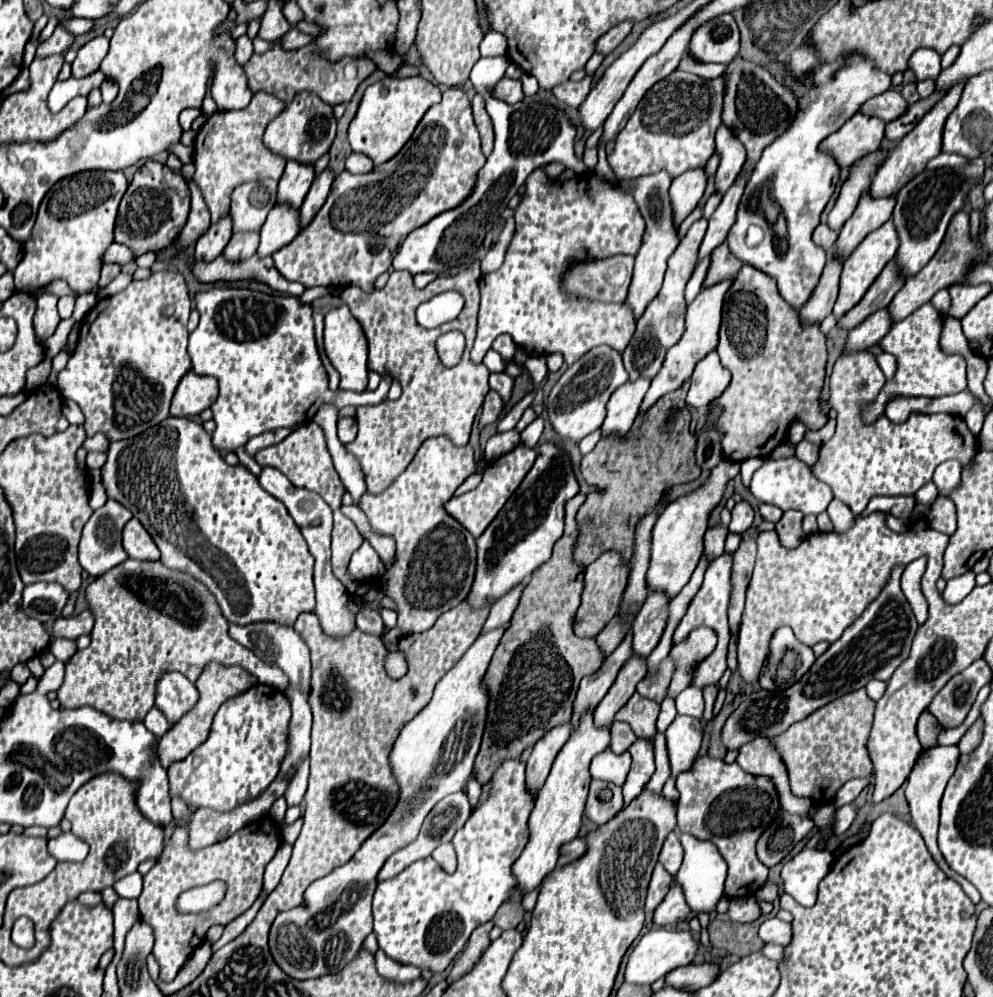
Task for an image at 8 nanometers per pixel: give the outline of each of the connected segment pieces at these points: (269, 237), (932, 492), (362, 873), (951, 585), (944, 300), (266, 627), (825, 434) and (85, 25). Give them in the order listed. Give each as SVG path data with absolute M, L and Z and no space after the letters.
M278 204L270 210L266 222L260 228L258 256L272 256L276 250L284 248L300 232L300 212L288 208L288 204Z
M932 482L924 484L924 488L920 488L920 490L916 492L916 500L922 502L922 504L930 504L930 502L934 502L936 496L938 496L938 488L936 488Z
M510 622L480 634L436 684L432 702L398 735L390 754L390 766L400 784L400 800L386 824L380 826L380 830L376 830L344 866L308 886L306 906L286 910L274 920L270 928L270 952L274 962L288 976L308 980L336 974L356 956L364 938L372 932L370 908L380 868L396 850L404 848L418 836L426 814L438 800L462 790L468 782L488 716L490 696L484 676L490 656L508 626Z
M970 570L970 572L962 574L960 578L948 580L946 590L942 592L944 600L946 600L948 604L958 604L958 602L962 602L962 600L972 592L972 588L976 586L976 580L974 580L974 578L976 578L976 574Z
M948 290L936 292L930 302L934 304L934 308L936 308L938 312L948 312L948 304L950 304L950 294L948 294Z
M256 622L239 626L230 624L229 634L238 640L242 646L250 648L260 660L268 664L276 664L284 670L290 678L290 688L286 696L292 704L292 720L290 720L290 754L286 756L288 764L300 764L300 758L310 752L310 728L312 728L312 714L308 708L308 692L310 692L310 652L304 640L294 632L292 626L284 626L278 622Z
M829 419L825 426L823 426L820 430L812 431L807 429L805 439L815 444L822 444L833 436L835 429L836 420Z
M70 18L70 20L62 20L60 24L64 24L66 28L70 28L70 32L72 32L72 34L84 34L84 32L90 32L90 28L94 26L94 20Z

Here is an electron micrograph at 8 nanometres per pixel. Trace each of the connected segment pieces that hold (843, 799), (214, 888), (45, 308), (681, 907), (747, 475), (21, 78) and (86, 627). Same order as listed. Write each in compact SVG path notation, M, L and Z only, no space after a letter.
M866 776L866 778L854 778L854 780L846 782L846 784L840 788L840 792L837 792L836 798L834 798L834 804L836 804L836 806L850 804L850 802L856 800L858 794L868 786L868 782L870 782L870 776Z
M220 880L208 885L194 887L184 894L180 894L178 908L180 912L204 912L212 906L216 906L226 892L226 884Z
M40 294L37 298L38 310L34 316L34 328L36 328L36 336L40 338L40 342L46 342L54 334L60 322L60 316L56 312L56 302L58 298L54 294Z
M674 882L670 886L670 892L666 894L666 898L662 900L662 904L656 908L654 912L654 922L658 926L666 926L666 924L678 924L682 922L686 916L690 914L690 908L684 900L684 892L682 886L678 882Z
M746 460L746 462L742 464L740 476L742 476L742 484L744 484L745 487L749 488L752 474L754 474L754 470L756 470L762 462L764 462L764 460Z
M23 66L14 82L8 88L6 88L1 93L1 95L3 99L5 99L6 97L8 97L13 93L27 90L29 88L29 85L30 85L29 69L28 67Z
M87 609L82 614L74 616L74 618L56 620L52 632L54 632L54 638L76 640L82 634L90 634L92 632L92 624L94 624L94 614Z

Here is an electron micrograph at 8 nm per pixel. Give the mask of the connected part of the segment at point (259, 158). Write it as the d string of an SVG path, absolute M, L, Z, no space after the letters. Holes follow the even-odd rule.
M256 92L248 108L230 110L230 112L216 112L208 118L194 140L194 166L196 174L194 180L200 186L206 206L210 208L214 220L224 216L230 208L230 194L236 184L244 184L248 180L262 180L272 178L280 180L286 160L270 152L264 142L262 134L270 120L274 120L284 110L284 102L268 92ZM214 194L224 194L226 198L210 198Z

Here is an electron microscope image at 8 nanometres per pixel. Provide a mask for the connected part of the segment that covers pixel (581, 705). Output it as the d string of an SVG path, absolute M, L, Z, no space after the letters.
M628 632L624 636L624 640L620 642L620 646L604 660L604 664L600 666L600 670L596 670L594 674L586 676L580 682L580 690L576 696L576 704L574 704L574 716L572 716L572 726L576 728L576 720L580 720L580 712L584 712L584 708L588 708L588 704L598 706L600 700L604 698L604 694L608 692L608 688L614 684L620 668L624 666L624 662L632 656L632 632Z

